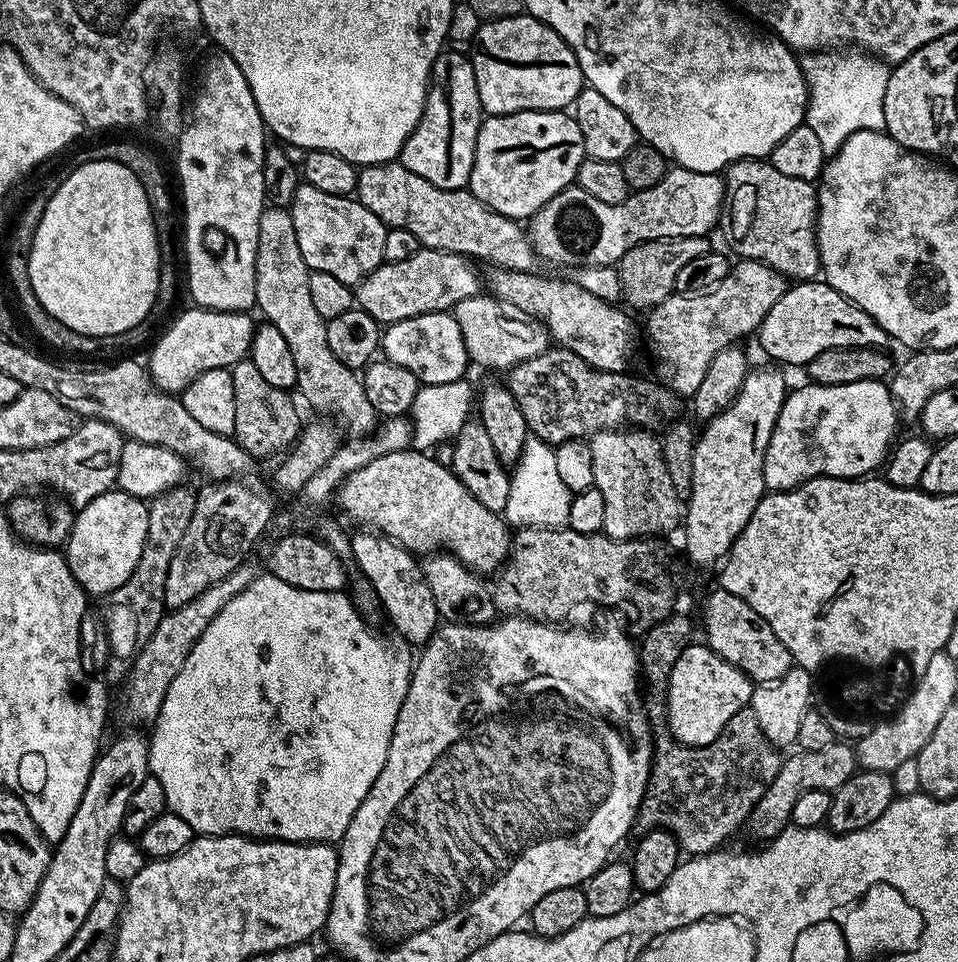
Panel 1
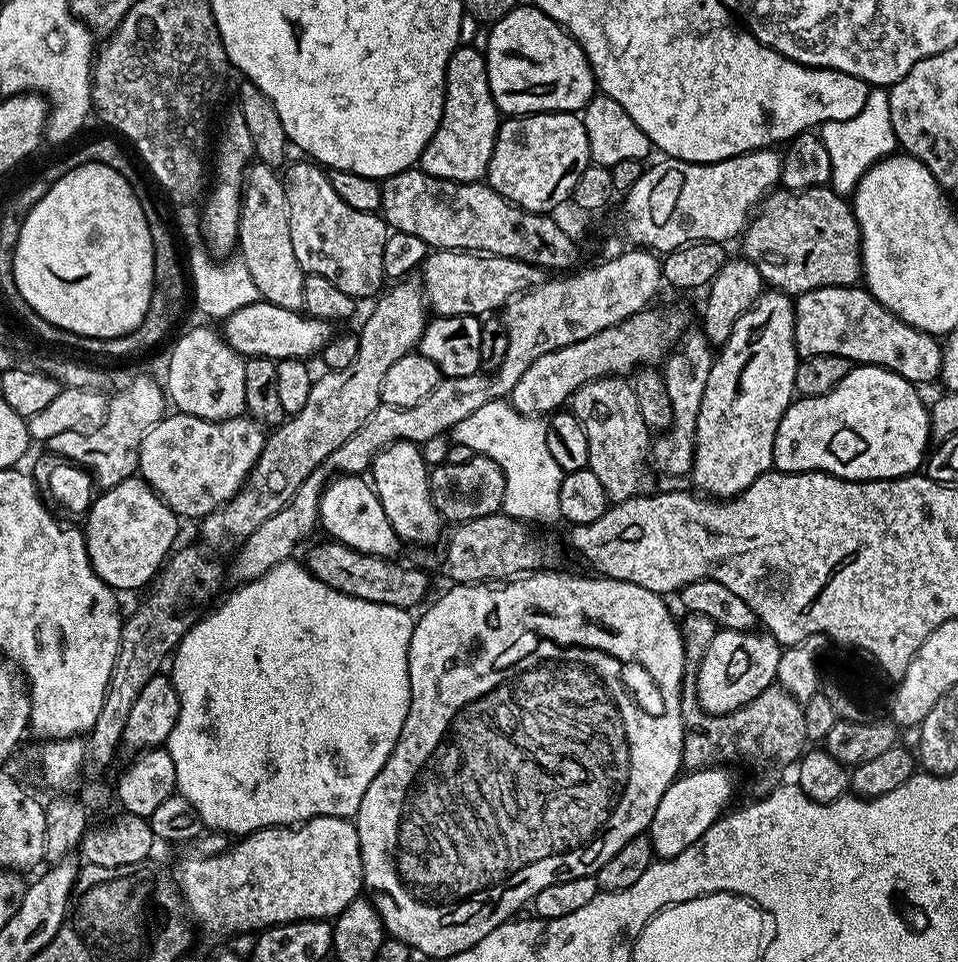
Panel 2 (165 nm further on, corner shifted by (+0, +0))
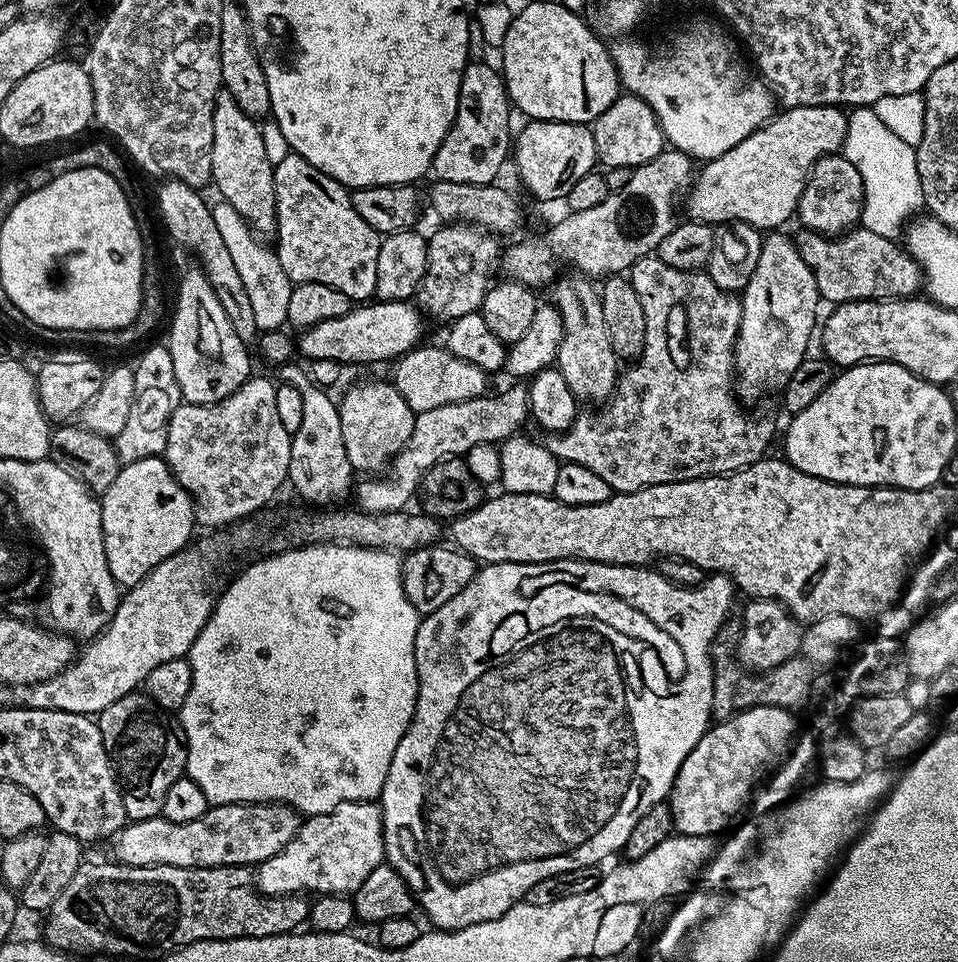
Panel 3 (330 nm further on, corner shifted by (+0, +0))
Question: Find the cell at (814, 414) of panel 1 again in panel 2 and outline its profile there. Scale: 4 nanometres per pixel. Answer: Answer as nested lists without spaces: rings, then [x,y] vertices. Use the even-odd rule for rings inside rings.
[[[862,364],[854,366],[834,390],[830,390],[821,396],[801,396],[793,399],[792,405],[782,414],[782,422],[778,422],[778,434],[774,434],[774,454],[772,463],[777,472],[828,472],[831,476],[841,476],[843,480],[898,480],[901,476],[911,476],[917,471],[916,468],[925,463],[926,453],[930,448],[930,422],[928,421],[929,405],[924,404],[920,397],[921,389],[911,384],[906,378],[898,373],[891,372],[889,368],[879,368],[876,364]]]

